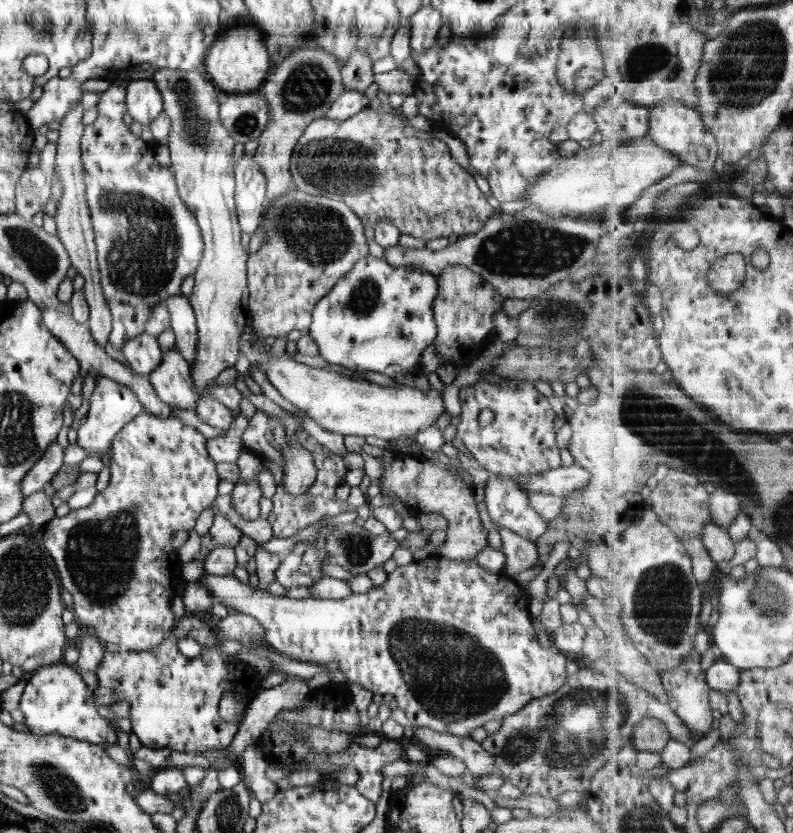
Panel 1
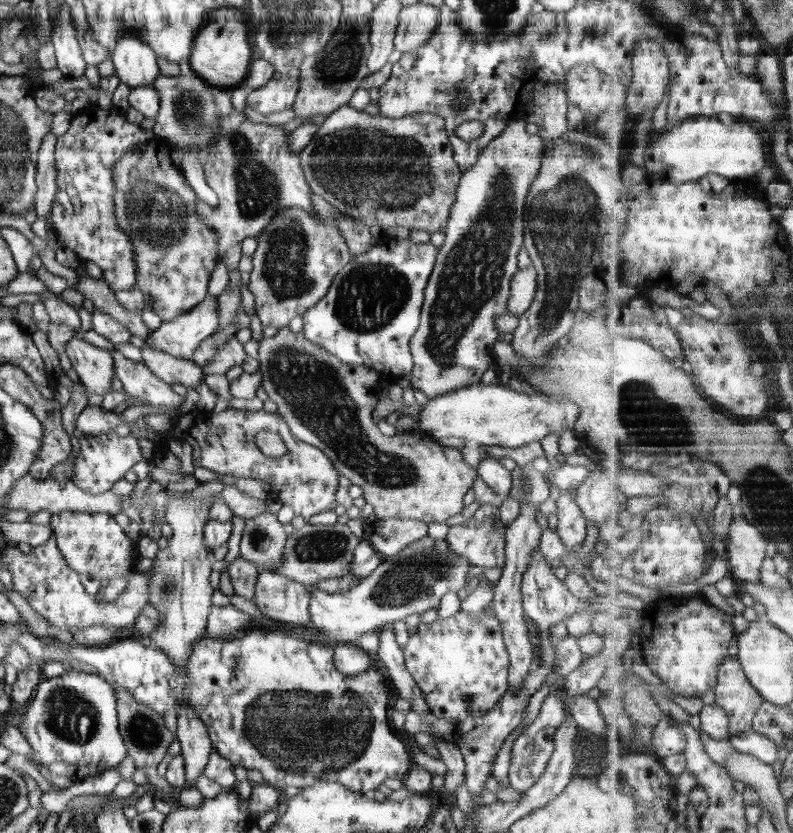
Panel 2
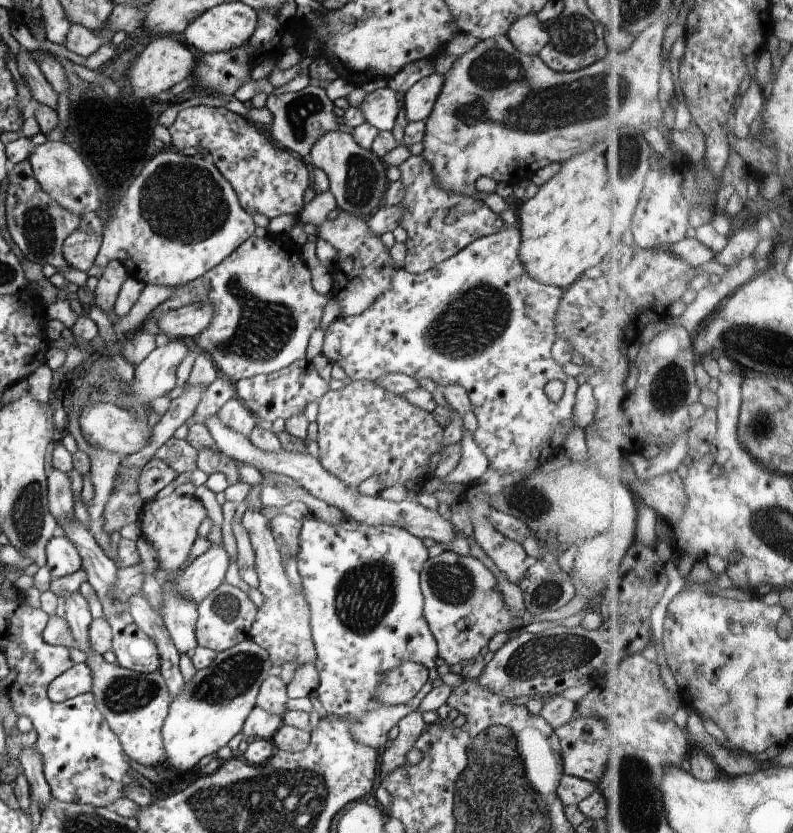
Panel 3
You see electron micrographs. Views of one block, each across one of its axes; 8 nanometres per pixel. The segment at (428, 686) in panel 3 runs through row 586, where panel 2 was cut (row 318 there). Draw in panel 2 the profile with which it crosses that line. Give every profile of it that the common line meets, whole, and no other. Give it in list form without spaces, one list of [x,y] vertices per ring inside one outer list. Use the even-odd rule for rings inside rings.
[[[396,238],[391,248],[389,245],[376,244],[370,250],[354,255],[334,278],[324,298],[303,314],[303,335],[343,363],[368,366],[396,380],[409,377],[413,371],[410,339],[420,324],[424,290],[432,275],[438,251],[439,248],[430,242],[414,243],[410,238]]]

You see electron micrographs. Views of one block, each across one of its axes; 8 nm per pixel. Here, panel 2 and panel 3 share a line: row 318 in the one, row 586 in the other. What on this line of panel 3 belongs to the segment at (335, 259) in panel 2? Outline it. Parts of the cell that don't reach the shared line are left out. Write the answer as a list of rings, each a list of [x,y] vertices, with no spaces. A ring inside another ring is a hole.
[[[252,485],[246,495],[246,511],[243,513],[241,525],[249,534],[252,548],[255,552],[255,566],[259,576],[259,590],[265,594],[265,604],[257,609],[255,621],[251,626],[251,638],[270,655],[274,666],[280,666],[283,662],[296,662],[296,666],[302,663],[314,663],[316,660],[315,646],[312,640],[309,623],[310,613],[303,591],[294,592],[292,584],[284,571],[282,555],[278,543],[274,538],[271,523],[260,512],[260,485]]]

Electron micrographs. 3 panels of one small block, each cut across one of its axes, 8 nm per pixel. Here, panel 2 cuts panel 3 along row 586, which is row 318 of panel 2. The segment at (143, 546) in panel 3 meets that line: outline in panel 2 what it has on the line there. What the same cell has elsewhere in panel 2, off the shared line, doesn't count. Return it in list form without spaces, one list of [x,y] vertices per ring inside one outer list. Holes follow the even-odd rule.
[[[88,275],[79,276],[79,278],[80,282],[78,282],[76,289],[84,295],[84,298],[92,300],[96,309],[109,314],[124,325],[133,335],[138,336],[143,344],[146,343],[153,330],[146,325],[141,312],[130,310],[121,305],[114,296],[113,291],[102,280],[96,280]]]

